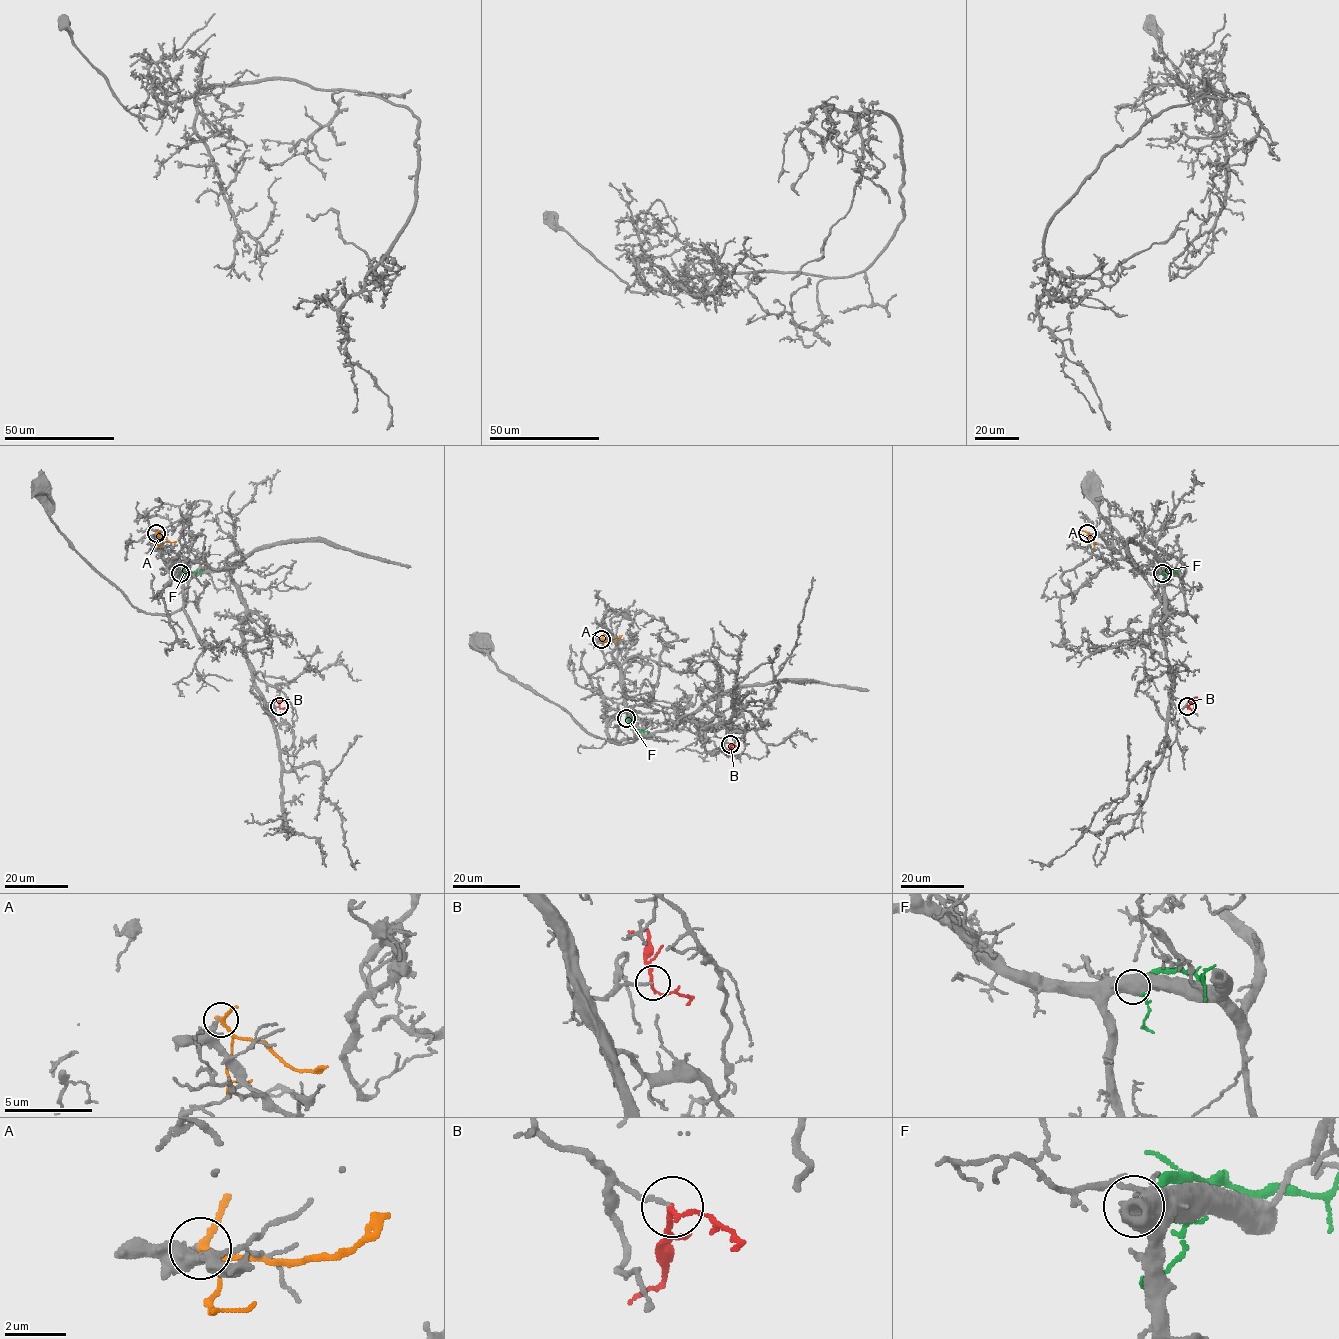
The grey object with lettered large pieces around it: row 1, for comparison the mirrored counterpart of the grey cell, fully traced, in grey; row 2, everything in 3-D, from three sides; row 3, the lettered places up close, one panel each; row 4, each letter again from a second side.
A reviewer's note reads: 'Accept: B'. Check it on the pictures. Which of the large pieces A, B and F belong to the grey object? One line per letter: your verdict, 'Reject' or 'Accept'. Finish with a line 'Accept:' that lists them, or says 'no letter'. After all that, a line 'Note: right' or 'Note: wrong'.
A: Reject
B: Accept
F: Reject
Accept: B
Note: right

